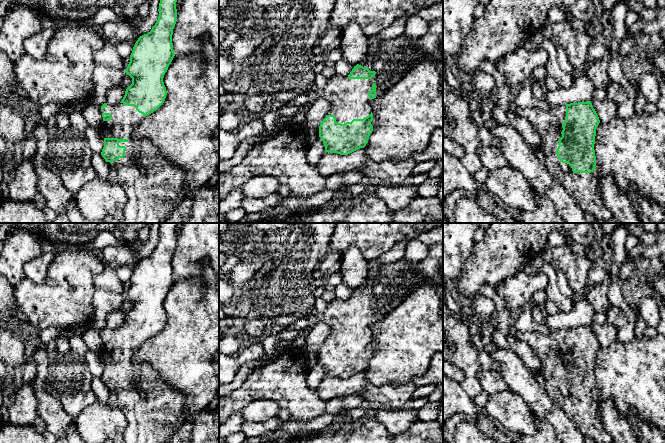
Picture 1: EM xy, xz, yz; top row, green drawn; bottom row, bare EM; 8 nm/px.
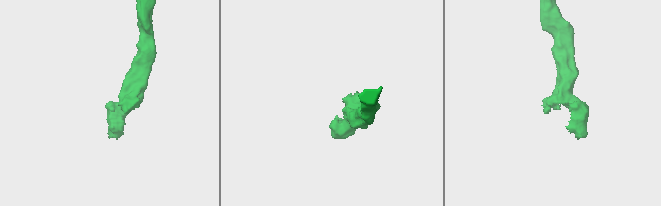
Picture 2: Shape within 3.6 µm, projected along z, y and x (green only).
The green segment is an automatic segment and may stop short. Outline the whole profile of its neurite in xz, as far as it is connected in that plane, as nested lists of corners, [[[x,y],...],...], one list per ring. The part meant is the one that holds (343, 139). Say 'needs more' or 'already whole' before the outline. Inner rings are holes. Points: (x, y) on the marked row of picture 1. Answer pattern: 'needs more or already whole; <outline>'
needs more; [[[443,20],[428,22],[429,28],[425,35],[419,38],[408,38],[404,34],[390,40],[383,40],[378,50],[366,57],[364,64],[354,66],[348,76],[334,75],[327,79],[323,89],[310,88],[297,91],[279,91],[275,94],[275,100],[288,102],[298,95],[307,95],[312,89],[319,96],[330,101],[332,106],[319,126],[319,137],[322,139],[325,152],[348,155],[368,143],[373,131],[371,124],[373,113],[370,101],[384,94],[395,85],[410,65],[417,59],[426,57],[433,61],[441,58],[440,42],[443,40]]]

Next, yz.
needs more; [[[591,101],[557,104],[548,110],[538,107],[516,108],[516,112],[528,120],[540,137],[541,145],[534,150],[535,154],[545,162],[546,168],[564,186],[581,210],[592,214],[595,220],[607,221],[611,218],[612,213],[599,194],[594,144],[600,120]]]

